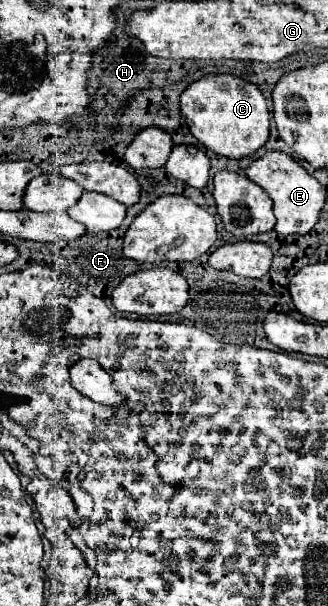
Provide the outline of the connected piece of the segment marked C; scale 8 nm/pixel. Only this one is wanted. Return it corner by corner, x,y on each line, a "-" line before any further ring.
209,74
181,94
181,114
191,134
215,154
231,160
253,156
269,140
269,110
263,92
231,74

